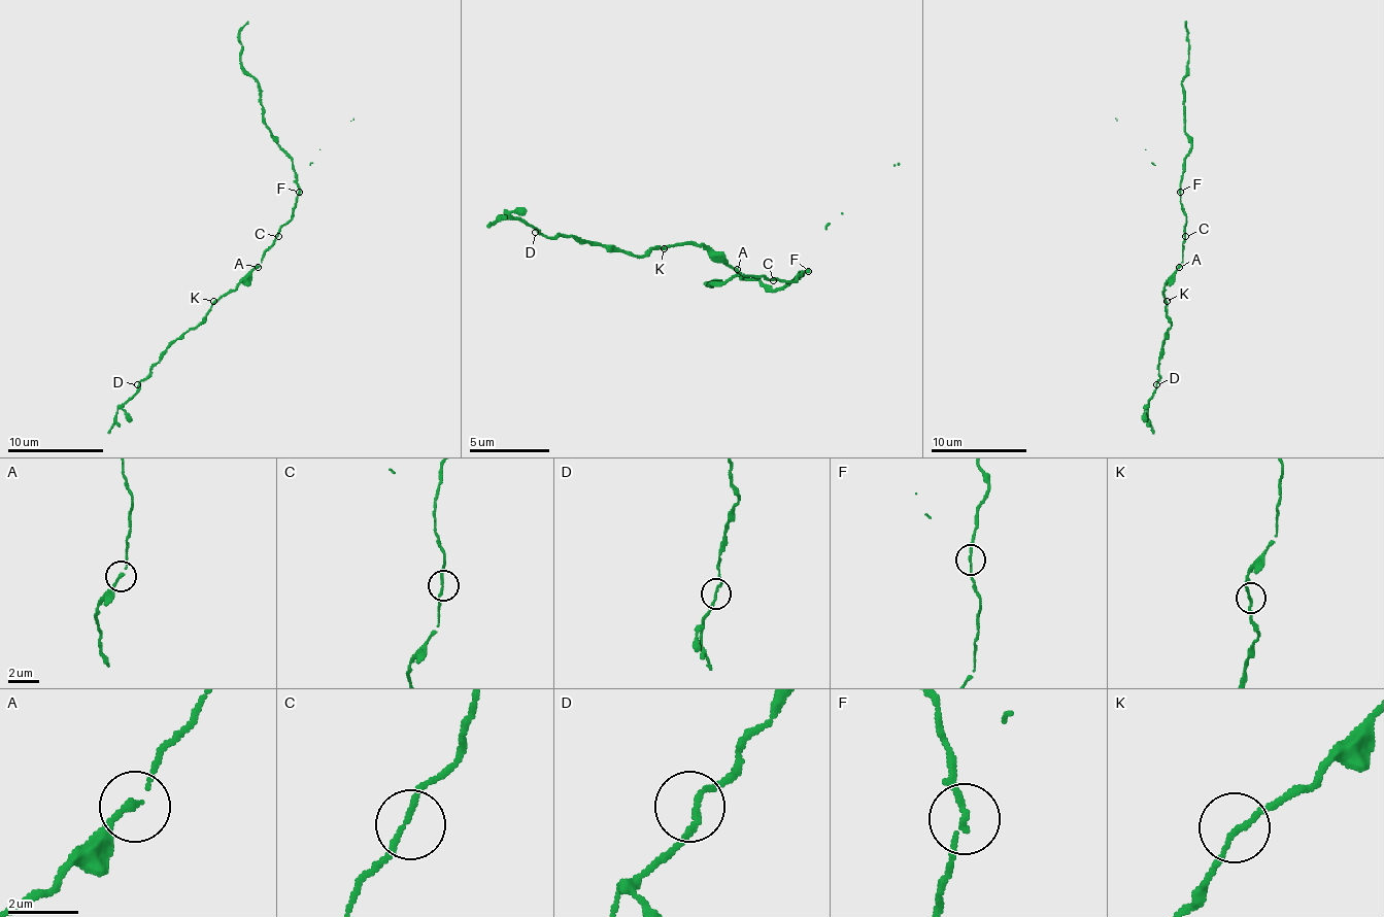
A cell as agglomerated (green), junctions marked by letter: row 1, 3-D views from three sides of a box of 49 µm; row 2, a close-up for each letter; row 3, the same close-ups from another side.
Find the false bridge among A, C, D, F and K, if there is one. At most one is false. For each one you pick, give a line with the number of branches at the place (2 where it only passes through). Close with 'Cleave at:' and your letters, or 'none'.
F: 2 branches meet
Cleave at: F

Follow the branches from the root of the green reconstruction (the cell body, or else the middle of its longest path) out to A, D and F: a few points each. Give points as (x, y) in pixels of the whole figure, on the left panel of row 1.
A: (271, 246), (257, 267)
D: (271, 246), (264, 253), (262, 263), (224, 294), (211, 306), (211, 310), (177, 339), (137, 384)
F: (271, 246), (278, 236), (278, 229), (291, 217), (300, 191)

